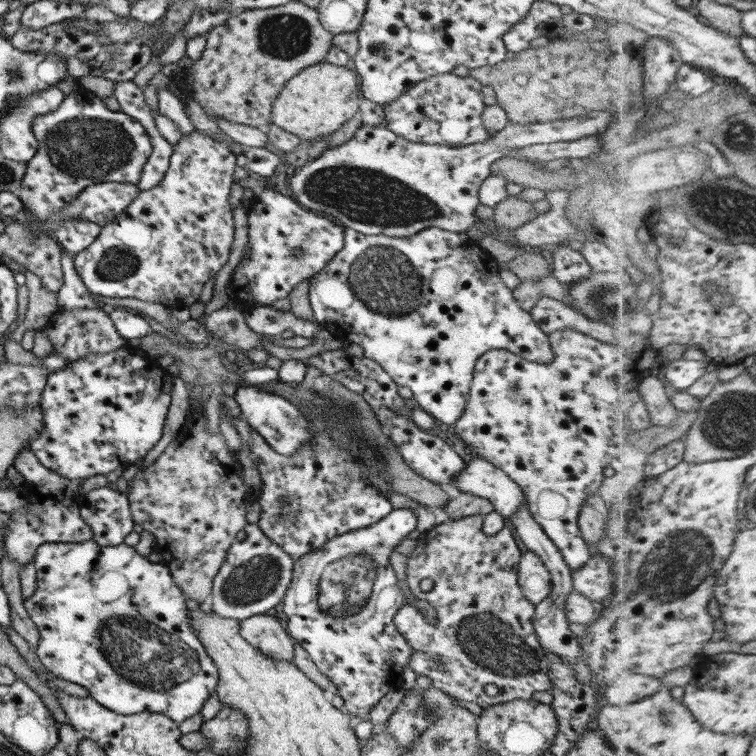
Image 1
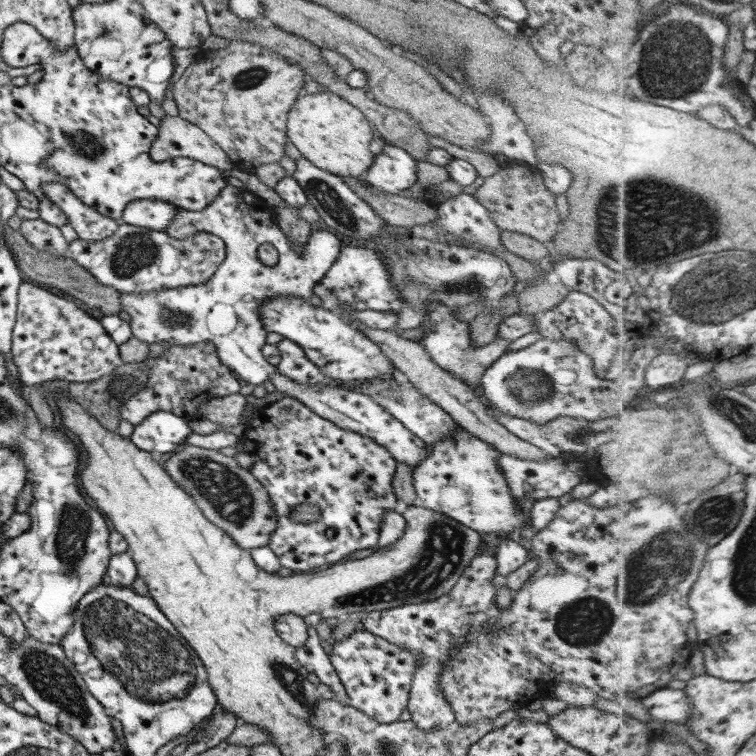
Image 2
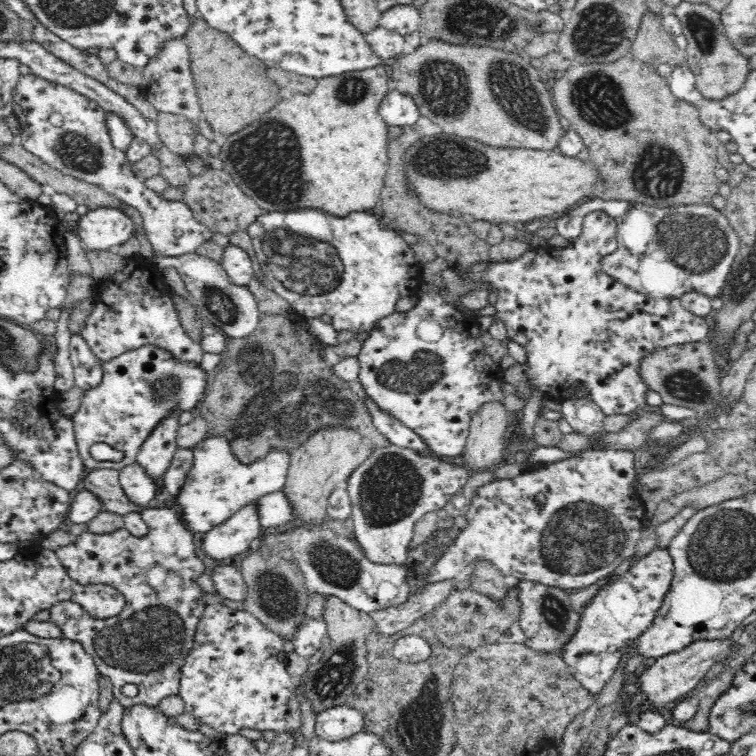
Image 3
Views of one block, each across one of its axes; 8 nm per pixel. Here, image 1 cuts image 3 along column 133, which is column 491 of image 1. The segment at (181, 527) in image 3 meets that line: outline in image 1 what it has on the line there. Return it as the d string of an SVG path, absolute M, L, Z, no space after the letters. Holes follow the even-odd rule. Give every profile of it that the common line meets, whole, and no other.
M475 515L445 521L417 538L414 552L407 555L406 581L416 599L422 598L432 604L436 610L436 624L426 622L426 616L418 612L418 607L410 606L408 602L404 602L402 609L394 614L394 624L412 648L409 666L416 676L428 676L434 688L452 698L475 702L485 709L512 700L530 700L534 692L552 692L554 688L547 673L550 660L540 646L533 627L535 605L524 597L517 580L522 552L508 528L502 528L493 536L484 534L483 519L484 516ZM424 578L434 581L430 592L420 589ZM486 684L499 686L498 695L488 696L484 689Z

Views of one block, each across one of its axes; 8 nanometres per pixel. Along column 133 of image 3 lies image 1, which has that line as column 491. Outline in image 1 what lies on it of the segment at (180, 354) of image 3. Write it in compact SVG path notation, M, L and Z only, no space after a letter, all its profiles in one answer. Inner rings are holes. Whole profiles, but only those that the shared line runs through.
M430 227L414 233L412 236L391 237L386 235L367 235L345 228L343 248L329 260L328 264L320 272L310 278L308 300L312 307L315 322L318 322L322 329L331 332L345 346L358 344L358 348L363 348L365 356L378 363L397 385L404 385L406 388L410 388L412 390L412 398L416 400L422 409L431 414L439 424L456 424L458 418L462 416L464 409L466 409L470 383L474 376L475 362L485 352L504 348L526 360L540 364L548 364L554 359L554 352L550 348L548 335L542 332L542 329L534 322L529 312L520 308L510 288L506 290L502 280L494 276L499 268L500 266L497 262L488 256L476 241L468 237L466 232L450 232L442 230L442 228Z

